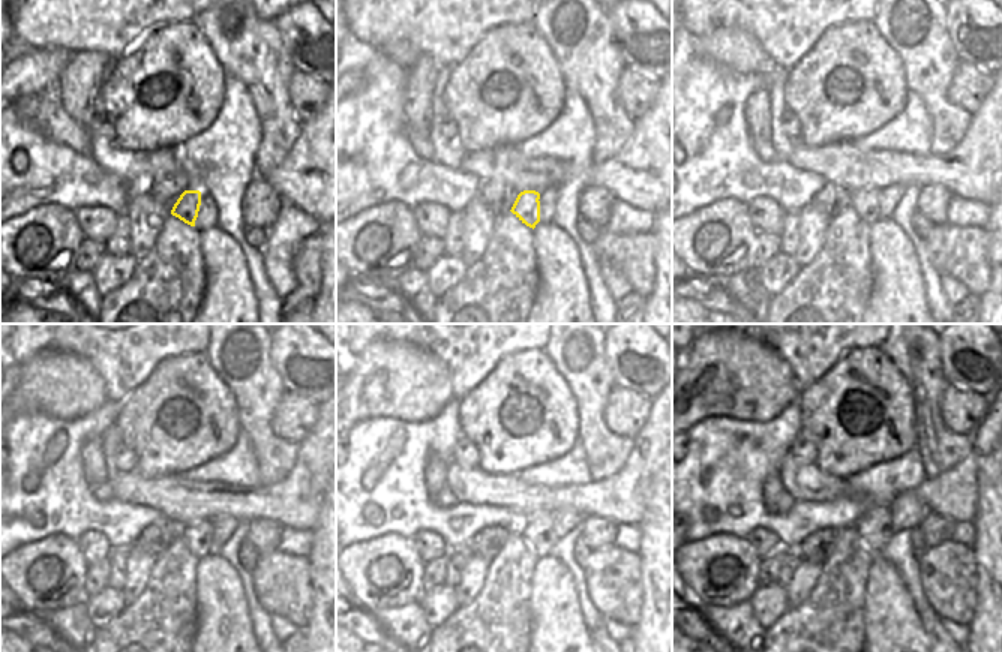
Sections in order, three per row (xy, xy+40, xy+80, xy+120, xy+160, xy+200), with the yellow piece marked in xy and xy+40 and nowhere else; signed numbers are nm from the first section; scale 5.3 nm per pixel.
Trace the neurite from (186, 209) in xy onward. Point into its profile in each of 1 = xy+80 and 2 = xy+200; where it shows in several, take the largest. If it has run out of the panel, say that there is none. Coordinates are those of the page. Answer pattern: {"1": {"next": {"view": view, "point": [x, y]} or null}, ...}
{"1": {"next": {"view": "xy+80", "point": [867, 203]}}, "2": {"next": {"view": "xy+200", "point": [875, 526]}}}

